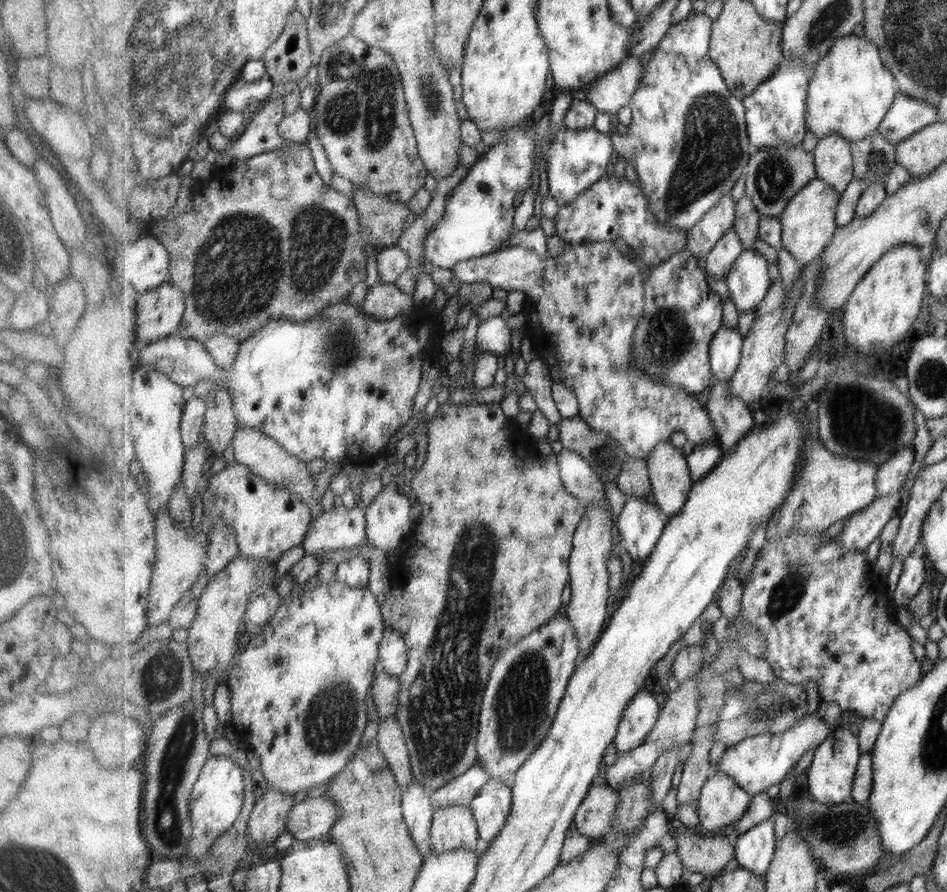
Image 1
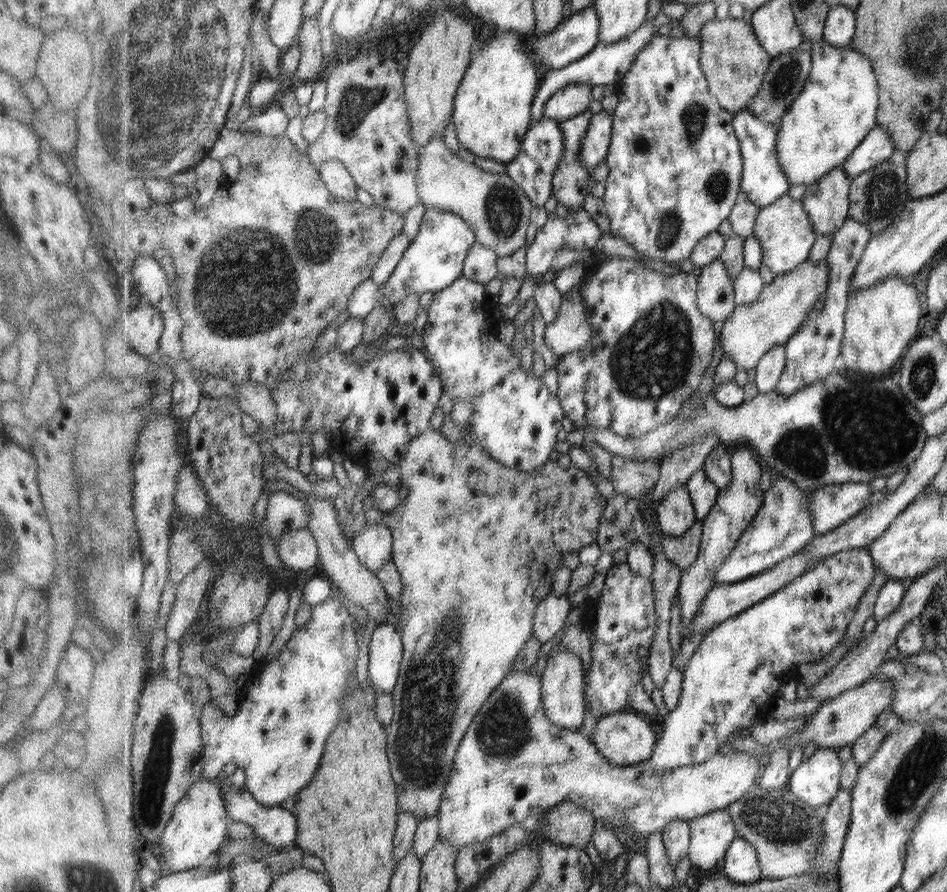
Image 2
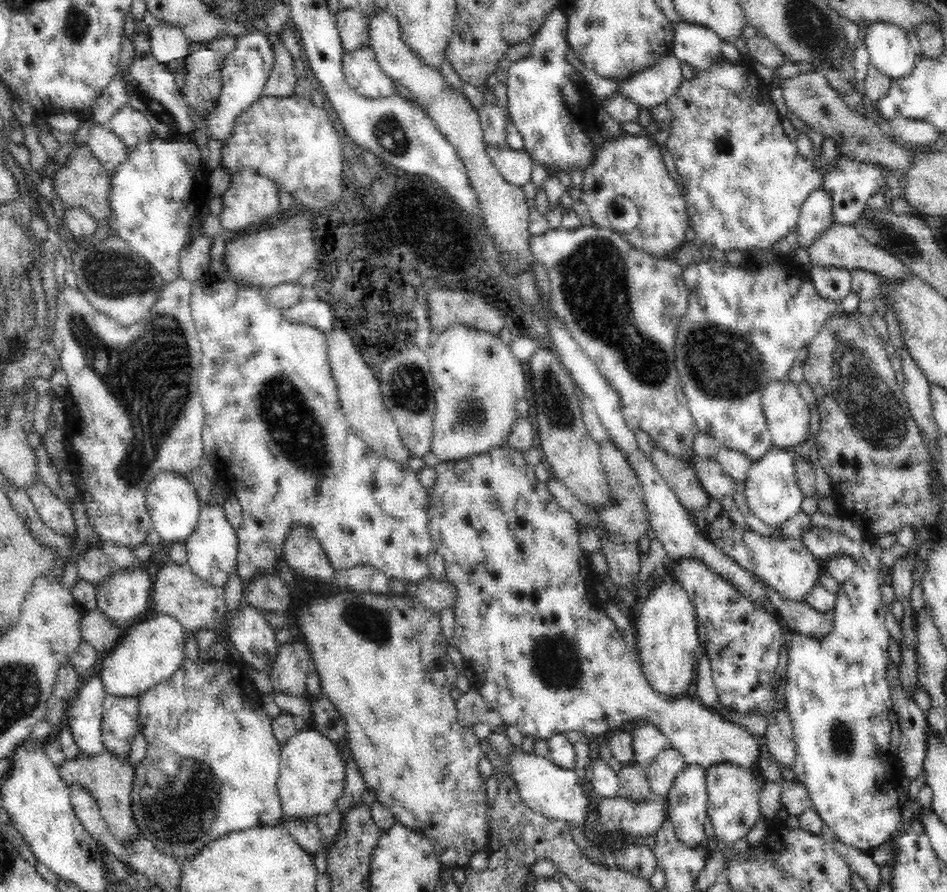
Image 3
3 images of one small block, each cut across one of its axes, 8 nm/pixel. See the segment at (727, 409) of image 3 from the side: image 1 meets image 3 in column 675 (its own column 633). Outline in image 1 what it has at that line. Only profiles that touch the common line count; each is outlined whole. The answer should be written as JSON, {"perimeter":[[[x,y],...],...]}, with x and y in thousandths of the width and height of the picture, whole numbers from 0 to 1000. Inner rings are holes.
{"perimeter":[[[725,279],[712,285],[698,296],[688,298],[685,307],[681,309],[680,354],[677,354],[673,363],[668,381],[668,407],[675,414],[702,429],[719,432],[729,444],[738,444],[754,428],[750,390],[753,378],[765,365],[765,337],[749,323],[744,304],[738,300],[738,291]]]}

